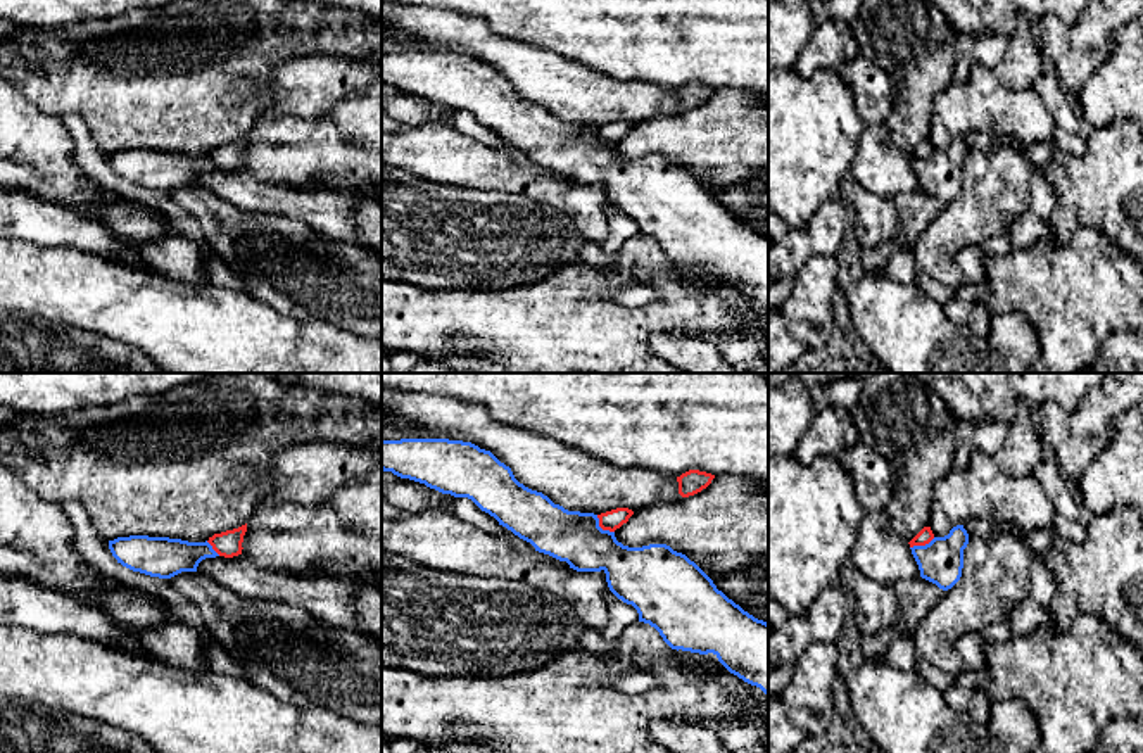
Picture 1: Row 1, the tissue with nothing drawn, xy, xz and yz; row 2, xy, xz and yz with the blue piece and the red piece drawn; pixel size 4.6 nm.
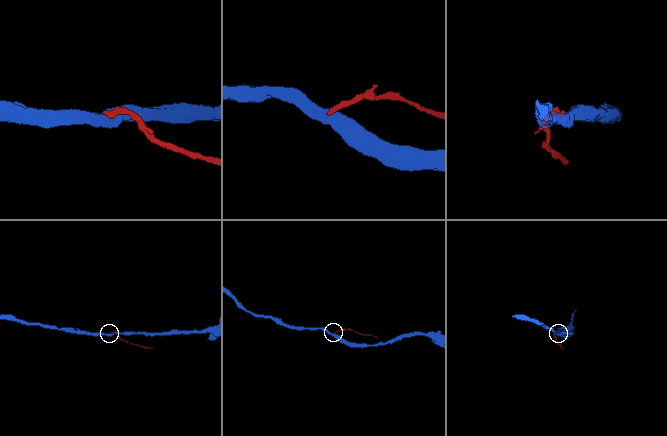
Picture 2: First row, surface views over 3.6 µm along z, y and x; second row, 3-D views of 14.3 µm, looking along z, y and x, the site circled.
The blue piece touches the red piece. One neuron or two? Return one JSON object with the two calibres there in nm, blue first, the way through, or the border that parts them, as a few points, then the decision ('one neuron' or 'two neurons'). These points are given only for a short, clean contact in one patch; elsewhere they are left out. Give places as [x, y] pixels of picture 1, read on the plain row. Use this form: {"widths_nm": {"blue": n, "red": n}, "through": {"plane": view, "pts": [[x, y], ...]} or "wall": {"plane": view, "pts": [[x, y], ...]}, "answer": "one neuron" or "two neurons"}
{"widths_nm": {"blue": 240, "red": 90}, "wall": {"plane": "xz", "pts": [[596, 128], [598, 137], [613, 145]]}, "answer": "two neurons"}

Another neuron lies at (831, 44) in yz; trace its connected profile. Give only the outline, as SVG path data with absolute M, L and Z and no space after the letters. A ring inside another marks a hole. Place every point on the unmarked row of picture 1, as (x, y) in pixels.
M829 21L815 26L793 69L810 78L822 67L837 67L858 55L860 48L849 24Z

